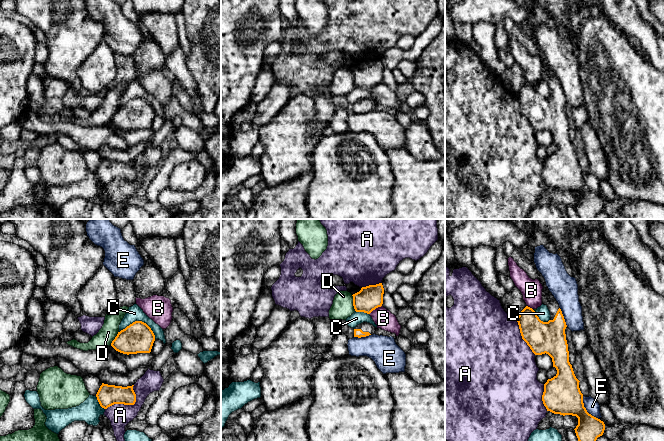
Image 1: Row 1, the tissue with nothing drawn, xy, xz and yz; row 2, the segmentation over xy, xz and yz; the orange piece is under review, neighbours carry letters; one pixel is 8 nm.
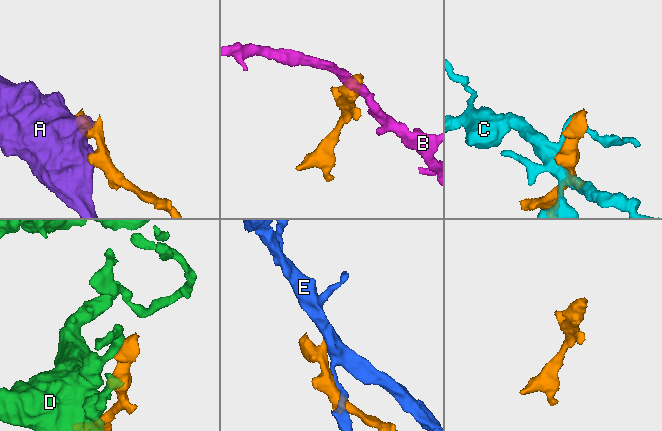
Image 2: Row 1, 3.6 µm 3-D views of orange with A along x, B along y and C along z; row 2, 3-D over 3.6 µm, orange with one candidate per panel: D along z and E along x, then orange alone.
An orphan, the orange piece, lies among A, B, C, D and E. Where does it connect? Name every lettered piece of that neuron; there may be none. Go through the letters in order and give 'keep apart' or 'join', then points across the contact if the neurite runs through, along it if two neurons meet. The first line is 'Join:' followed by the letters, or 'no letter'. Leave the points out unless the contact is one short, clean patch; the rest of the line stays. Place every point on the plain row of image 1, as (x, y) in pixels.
Join: no letter
A: keep apart
B: keep apart; border along xz (381, 81), (369, 90)
C: keep apart
D: keep apart
E: keep apart

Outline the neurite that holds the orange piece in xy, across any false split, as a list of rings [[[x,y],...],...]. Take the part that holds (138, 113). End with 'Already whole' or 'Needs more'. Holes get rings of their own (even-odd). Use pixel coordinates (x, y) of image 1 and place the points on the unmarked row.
[[[135,97],[118,108],[111,122],[123,130],[150,129],[155,111],[151,104],[142,97]]]. Already whole

